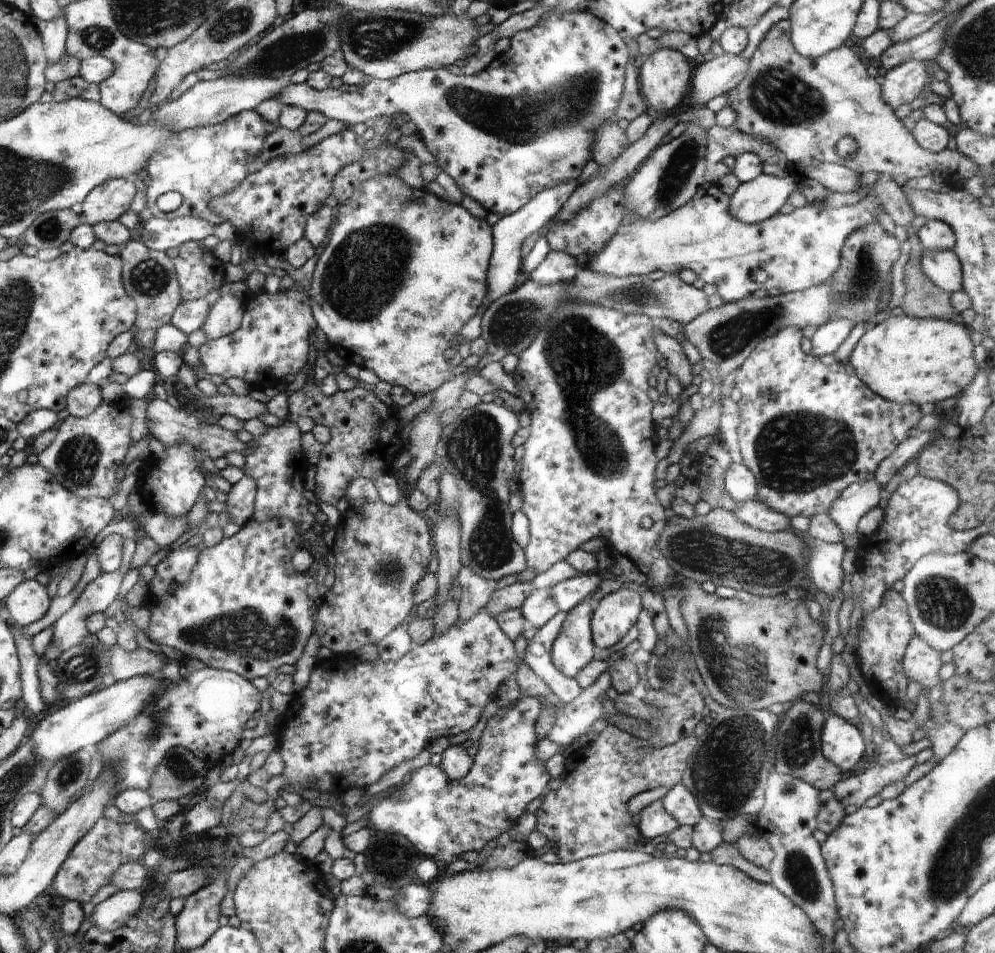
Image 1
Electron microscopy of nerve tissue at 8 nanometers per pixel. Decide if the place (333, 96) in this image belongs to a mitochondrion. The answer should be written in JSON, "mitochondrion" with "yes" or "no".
{"mitochondrion":"no"}

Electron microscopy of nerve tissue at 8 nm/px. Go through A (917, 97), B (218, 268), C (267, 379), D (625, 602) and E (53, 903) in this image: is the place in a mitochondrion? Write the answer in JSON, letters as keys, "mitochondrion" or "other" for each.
{"A":"other","B":"other","C":"other","D":"mitochondrion","E":"other"}

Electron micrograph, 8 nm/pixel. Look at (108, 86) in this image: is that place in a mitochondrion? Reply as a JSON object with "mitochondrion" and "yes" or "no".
{"mitochondrion":"no"}

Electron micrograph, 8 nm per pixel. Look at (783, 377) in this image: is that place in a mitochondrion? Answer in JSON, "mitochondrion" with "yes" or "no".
{"mitochondrion":"no"}

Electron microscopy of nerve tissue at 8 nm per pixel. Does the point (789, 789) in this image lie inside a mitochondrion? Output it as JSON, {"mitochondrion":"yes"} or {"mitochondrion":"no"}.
{"mitochondrion":"yes"}

